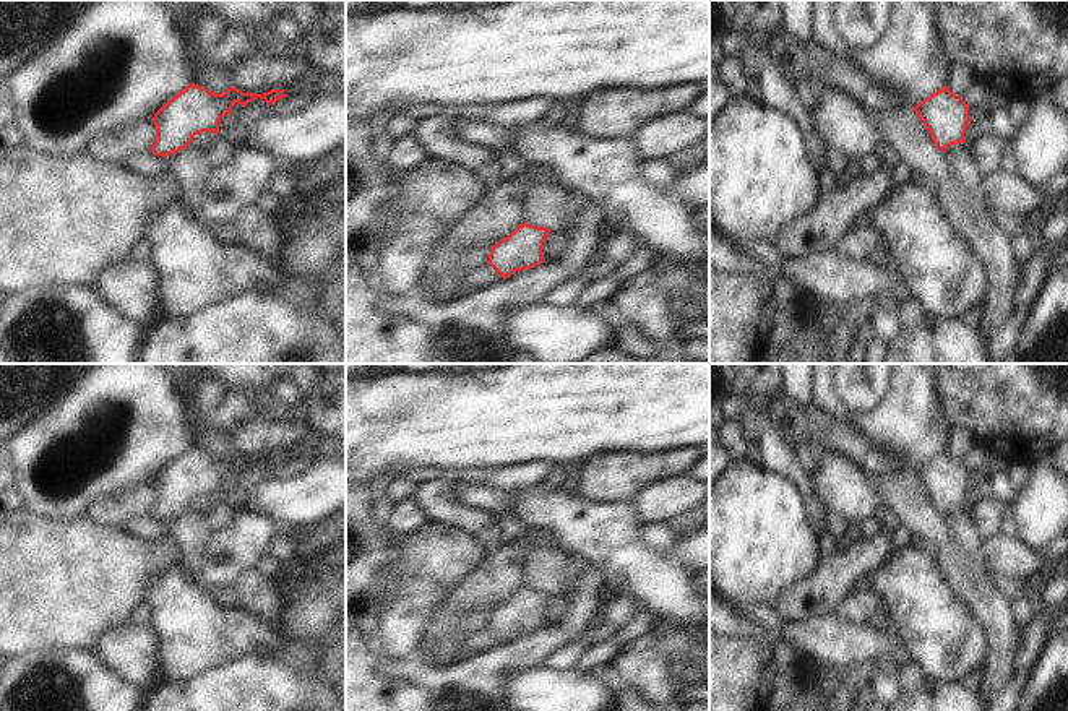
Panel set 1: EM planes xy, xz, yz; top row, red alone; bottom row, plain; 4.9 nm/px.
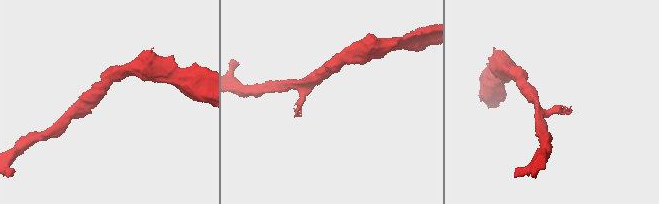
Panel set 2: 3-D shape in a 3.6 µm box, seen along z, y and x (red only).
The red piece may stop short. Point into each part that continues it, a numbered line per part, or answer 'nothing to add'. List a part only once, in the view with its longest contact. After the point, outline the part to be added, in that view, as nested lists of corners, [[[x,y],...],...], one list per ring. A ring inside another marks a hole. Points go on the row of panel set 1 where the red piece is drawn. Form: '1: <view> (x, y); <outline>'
nothing to add

